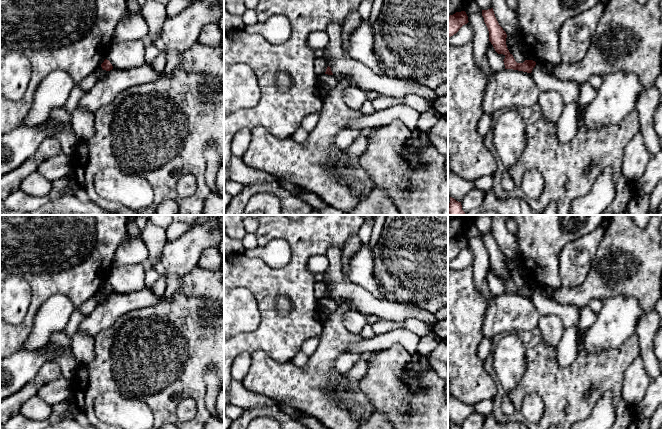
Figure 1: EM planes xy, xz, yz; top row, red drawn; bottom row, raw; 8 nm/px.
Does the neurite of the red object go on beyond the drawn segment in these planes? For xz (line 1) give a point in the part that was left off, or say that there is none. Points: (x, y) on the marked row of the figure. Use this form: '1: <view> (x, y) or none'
1: none

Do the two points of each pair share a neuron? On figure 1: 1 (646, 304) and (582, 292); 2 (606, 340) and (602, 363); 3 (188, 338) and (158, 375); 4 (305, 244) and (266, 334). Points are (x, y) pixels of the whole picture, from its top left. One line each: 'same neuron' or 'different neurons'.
1: same neuron
2: different neurons
3: same neuron
4: same neuron

